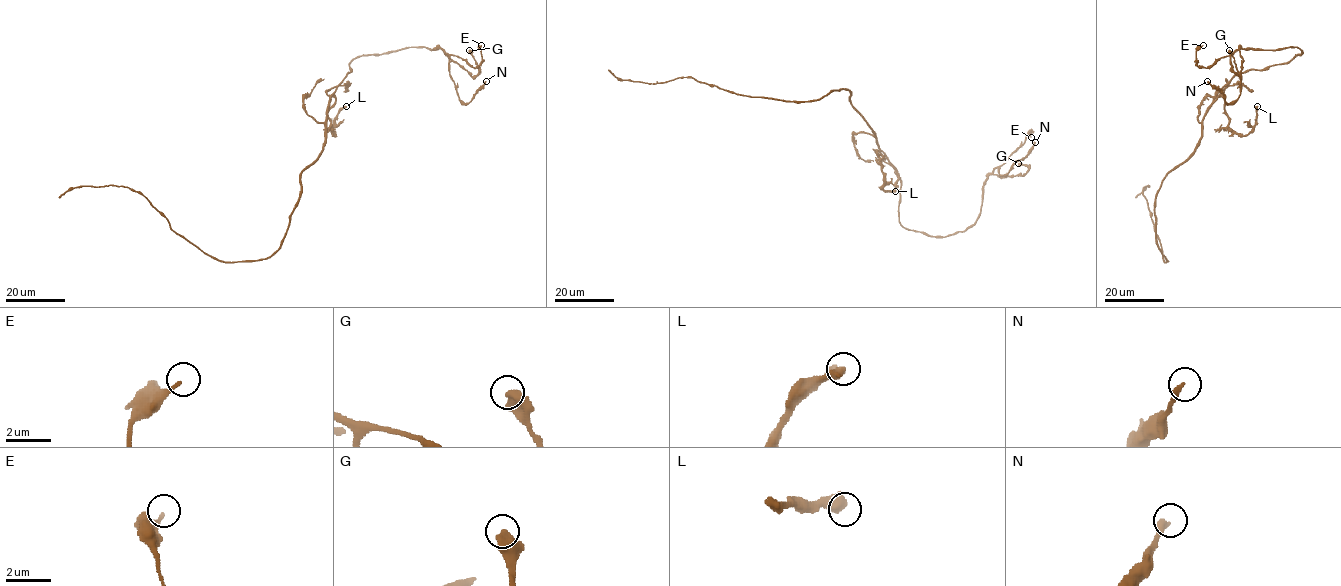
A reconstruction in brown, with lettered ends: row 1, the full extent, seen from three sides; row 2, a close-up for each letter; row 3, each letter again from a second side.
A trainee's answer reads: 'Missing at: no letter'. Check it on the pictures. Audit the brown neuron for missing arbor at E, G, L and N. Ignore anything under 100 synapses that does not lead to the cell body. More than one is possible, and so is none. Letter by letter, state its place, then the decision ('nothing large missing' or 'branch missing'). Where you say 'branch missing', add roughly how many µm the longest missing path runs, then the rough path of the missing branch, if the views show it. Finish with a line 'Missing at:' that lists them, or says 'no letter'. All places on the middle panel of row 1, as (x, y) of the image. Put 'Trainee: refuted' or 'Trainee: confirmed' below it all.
E: at (1031, 137); nothing large missing
G: at (1018, 163); nothing large missing
L: at (895, 191); nothing large missing
N: at (1035, 142); nothing large missing
Missing at: no letter
Trainee: confirmed

